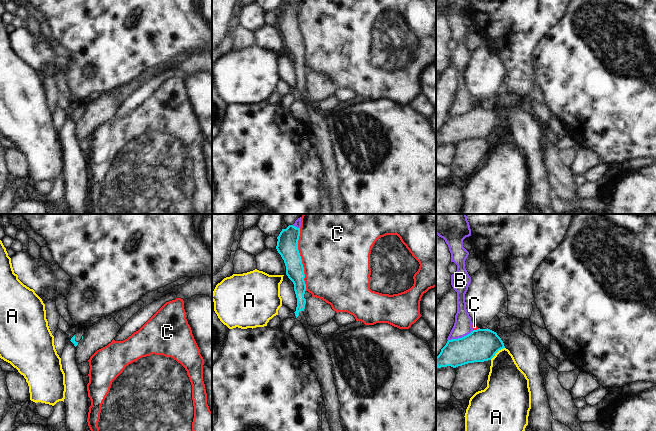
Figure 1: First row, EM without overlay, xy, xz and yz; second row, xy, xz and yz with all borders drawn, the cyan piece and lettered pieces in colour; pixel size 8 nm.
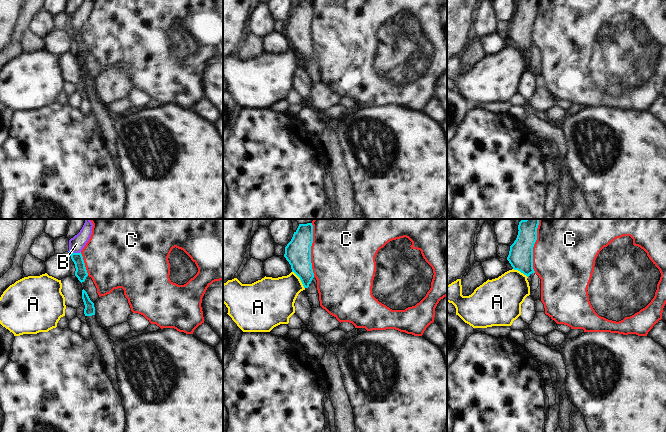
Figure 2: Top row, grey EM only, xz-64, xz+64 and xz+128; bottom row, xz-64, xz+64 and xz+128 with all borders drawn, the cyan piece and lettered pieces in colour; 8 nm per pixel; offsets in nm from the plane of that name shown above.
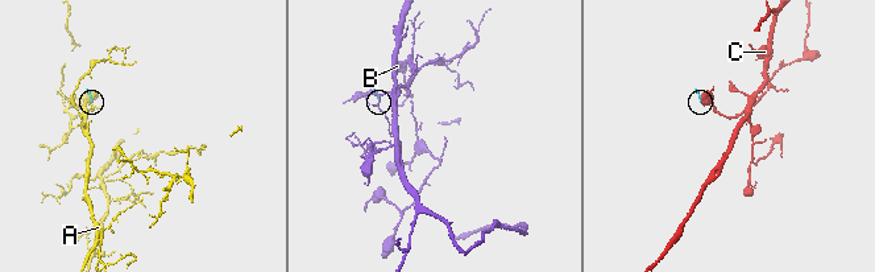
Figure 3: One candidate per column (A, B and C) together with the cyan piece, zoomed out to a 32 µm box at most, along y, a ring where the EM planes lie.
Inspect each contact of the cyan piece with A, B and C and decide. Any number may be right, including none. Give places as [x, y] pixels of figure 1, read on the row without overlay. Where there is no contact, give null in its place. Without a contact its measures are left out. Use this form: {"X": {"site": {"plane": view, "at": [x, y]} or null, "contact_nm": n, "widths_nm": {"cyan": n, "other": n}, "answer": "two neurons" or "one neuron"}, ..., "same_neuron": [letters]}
{"A": {"site": {"plane": "yz", "at": [497, 127]}, "contact_nm": 160, "widths_nm": {"cyan": 260, "other": 300}, "answer": "two neurons"}, "B": {"site": {"plane": "yz", "at": [460, 114]}, "contact_nm": 220, "widths_nm": {"cyan": 260, "other": 140}, "answer": "two neurons"}, "C": {"site": {"plane": "xz", "at": [301, 35]}, "contact_nm": 500, "widths_nm": {"cyan": 180, "other": 500}, "answer": "two neurons"}, "same_neuron": []}

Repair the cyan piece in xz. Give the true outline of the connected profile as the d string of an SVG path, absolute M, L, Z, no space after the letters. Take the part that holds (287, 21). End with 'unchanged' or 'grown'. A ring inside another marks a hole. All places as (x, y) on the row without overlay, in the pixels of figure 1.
M289 1L286 5L282 5L277 13L276 25L284 36L286 51L294 60L294 67L297 74L297 83L294 89L296 95L305 103L310 116L310 142L316 150L321 163L327 186L326 194L332 211L331 214L346 214L340 198L341 180L334 160L334 152L332 150L334 141L331 131L326 125L324 114L317 109L318 103L310 102L303 89L306 80L306 75L304 74L306 60L304 57L304 43L298 26L299 12L300 4Z; grown

